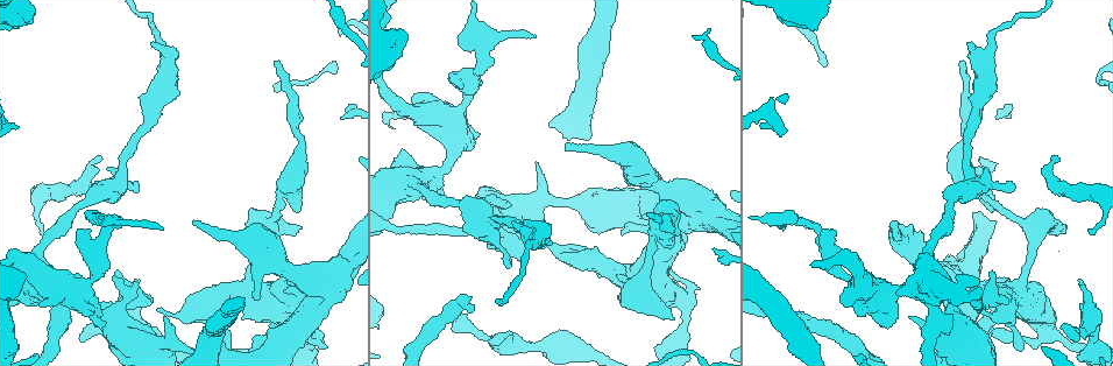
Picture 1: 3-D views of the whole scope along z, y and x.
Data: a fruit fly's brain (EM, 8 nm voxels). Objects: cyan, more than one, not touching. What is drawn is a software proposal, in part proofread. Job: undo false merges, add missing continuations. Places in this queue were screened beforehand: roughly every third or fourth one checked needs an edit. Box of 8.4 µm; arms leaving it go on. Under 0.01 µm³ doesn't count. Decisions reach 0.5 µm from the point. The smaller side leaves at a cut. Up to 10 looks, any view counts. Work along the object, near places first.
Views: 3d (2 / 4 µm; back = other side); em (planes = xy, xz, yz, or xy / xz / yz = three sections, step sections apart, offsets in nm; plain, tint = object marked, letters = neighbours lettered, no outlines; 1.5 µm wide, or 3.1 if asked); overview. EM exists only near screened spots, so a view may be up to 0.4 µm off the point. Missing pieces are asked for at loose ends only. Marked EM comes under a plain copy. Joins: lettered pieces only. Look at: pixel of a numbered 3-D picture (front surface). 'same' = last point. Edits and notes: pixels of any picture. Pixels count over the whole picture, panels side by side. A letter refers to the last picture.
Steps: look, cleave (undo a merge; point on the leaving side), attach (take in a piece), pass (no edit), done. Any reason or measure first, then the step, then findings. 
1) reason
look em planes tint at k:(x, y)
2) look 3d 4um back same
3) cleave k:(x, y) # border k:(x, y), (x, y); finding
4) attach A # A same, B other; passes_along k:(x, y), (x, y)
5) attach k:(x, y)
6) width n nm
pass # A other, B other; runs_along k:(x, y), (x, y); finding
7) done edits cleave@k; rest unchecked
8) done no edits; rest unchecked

look 3d 4um at 1:(276, 62)

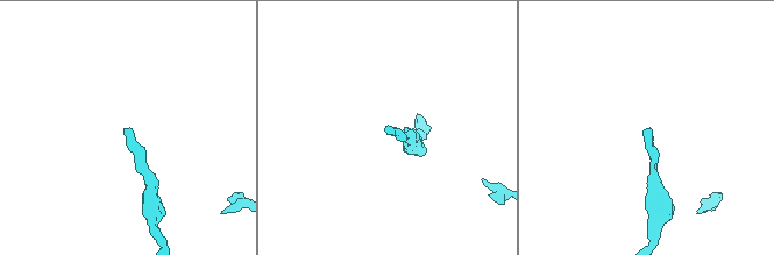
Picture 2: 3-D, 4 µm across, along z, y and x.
look em planes letters at 2:(123, 130)

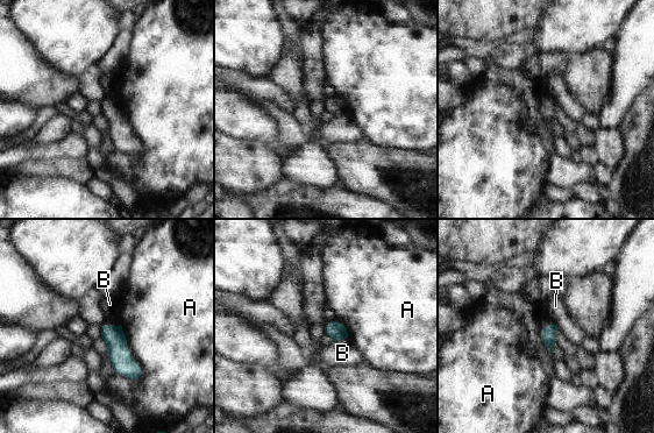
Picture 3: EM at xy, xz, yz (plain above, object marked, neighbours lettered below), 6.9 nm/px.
pass # A other, B other; border 3:(346, 338), (333, 341); none of them fits

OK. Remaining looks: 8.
branch stops here
look 3d 4um at 1:(1013, 190)

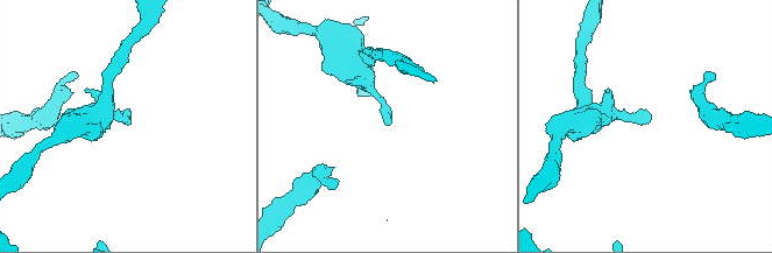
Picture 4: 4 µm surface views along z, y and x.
look em planes letters at 4:(122, 121)

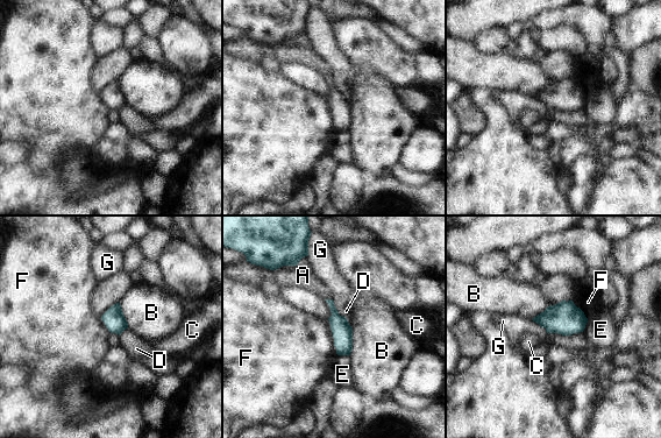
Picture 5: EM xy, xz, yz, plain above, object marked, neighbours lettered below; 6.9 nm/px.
width 140 nm
pass # A other, B other, C other, D other, E other, F other, G other; border 5:(328, 319), (333, 345), (338, 354); none of them fits

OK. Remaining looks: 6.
branch stops here
look em planes letters at 1:(478, 135)

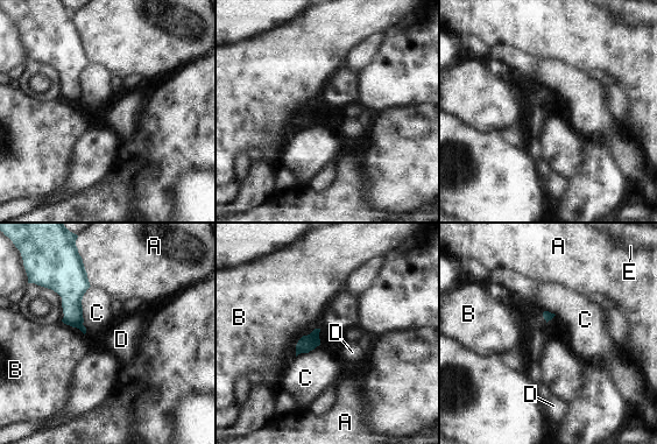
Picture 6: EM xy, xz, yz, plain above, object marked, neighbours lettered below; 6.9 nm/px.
pass # A other, B other, C other, D other, E other; none of them fits

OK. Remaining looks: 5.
free end
look em planes letters at 1:(568, 145)

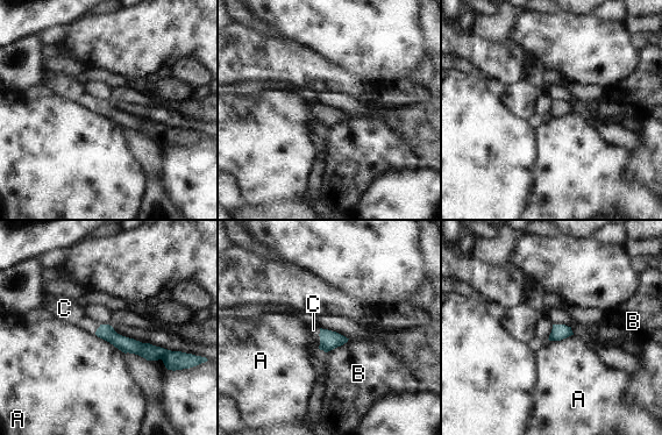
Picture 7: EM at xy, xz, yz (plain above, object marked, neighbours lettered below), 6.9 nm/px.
attach C # A other, B other, C same; passes_along 7:(329, 340), (320, 337), (313, 329); the neuron continues

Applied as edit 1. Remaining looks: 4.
done edits attach@7; rest unchecked

